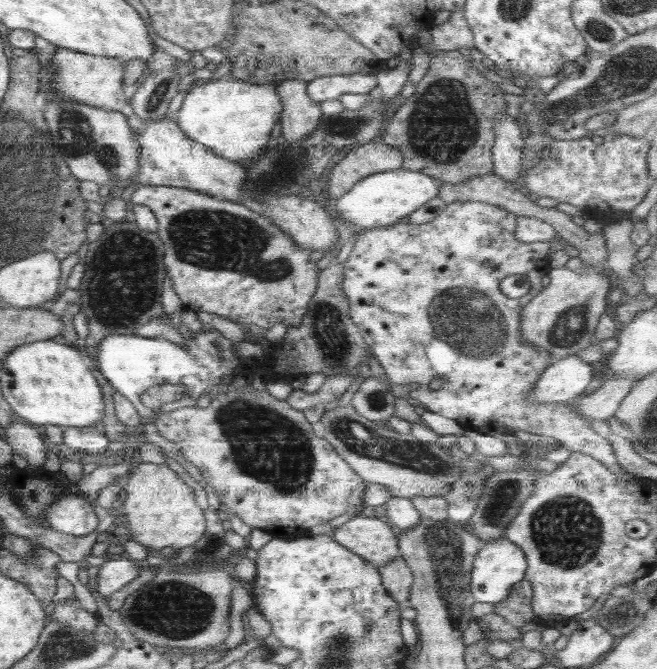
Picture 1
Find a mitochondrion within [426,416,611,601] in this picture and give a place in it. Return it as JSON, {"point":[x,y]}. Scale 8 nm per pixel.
{"point":[566,532]}

